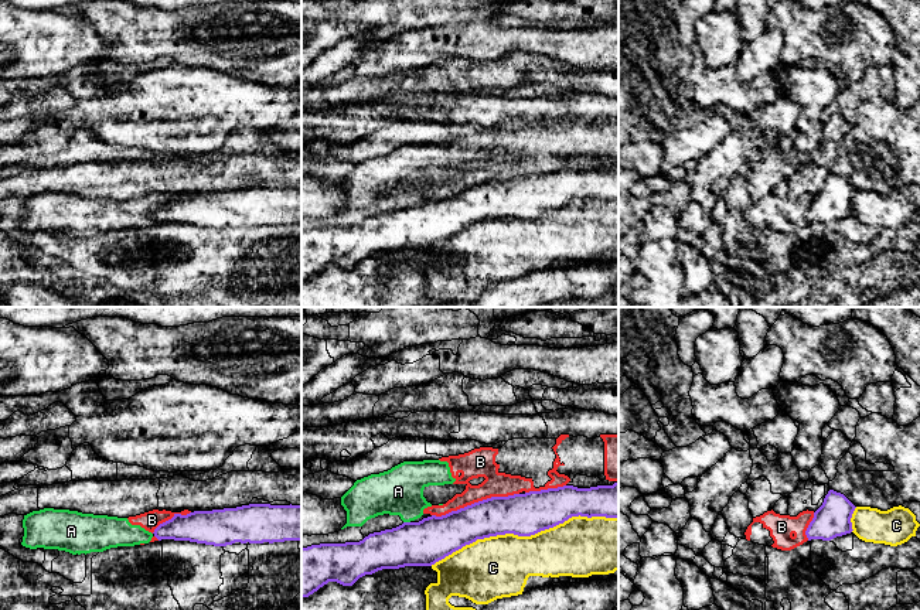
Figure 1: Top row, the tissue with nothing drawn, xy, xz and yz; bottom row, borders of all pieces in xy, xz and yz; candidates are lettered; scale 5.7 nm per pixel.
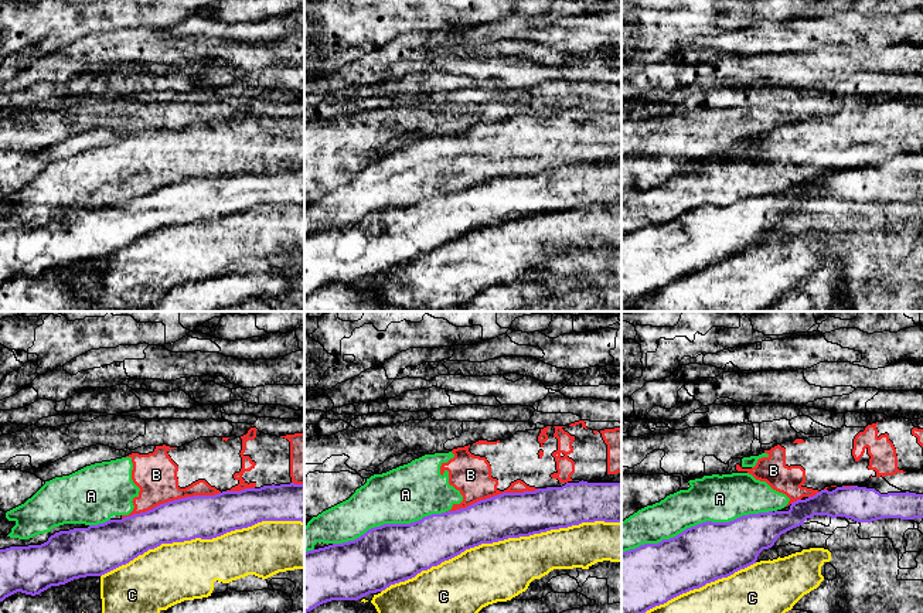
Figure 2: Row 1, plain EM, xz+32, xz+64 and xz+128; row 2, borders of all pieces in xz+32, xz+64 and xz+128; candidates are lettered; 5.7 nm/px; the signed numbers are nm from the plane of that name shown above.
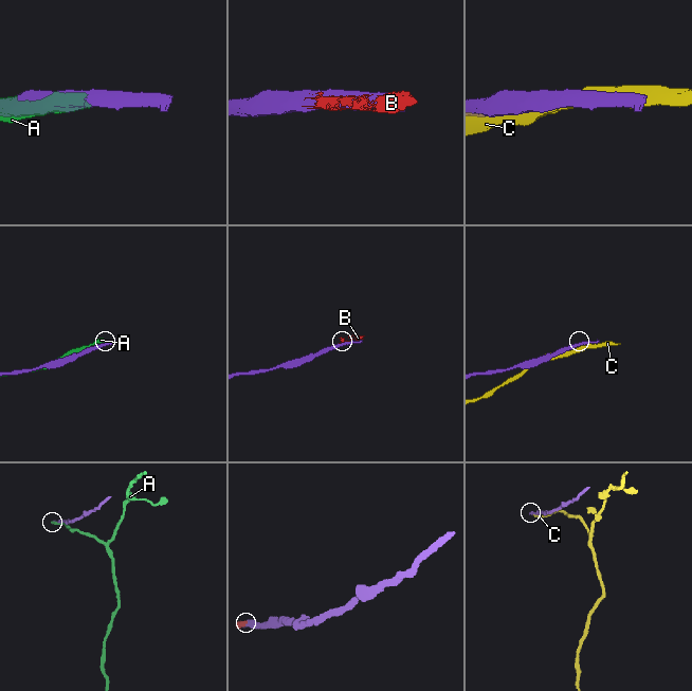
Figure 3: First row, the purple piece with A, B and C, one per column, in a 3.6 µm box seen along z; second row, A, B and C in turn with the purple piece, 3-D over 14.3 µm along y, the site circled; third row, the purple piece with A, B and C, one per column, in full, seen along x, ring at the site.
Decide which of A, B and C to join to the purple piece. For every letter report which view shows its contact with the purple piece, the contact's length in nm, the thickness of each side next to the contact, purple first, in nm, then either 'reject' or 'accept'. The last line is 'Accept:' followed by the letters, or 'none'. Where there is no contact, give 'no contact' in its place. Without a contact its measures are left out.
A: xz | 40 nm | 260/280 nm | reject
B: xz | 500 nm | 220/160 nm | reject
C: xz | 1100 nm | 240/360 nm | reject
Accept: none

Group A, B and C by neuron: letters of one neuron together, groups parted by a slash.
A B / C

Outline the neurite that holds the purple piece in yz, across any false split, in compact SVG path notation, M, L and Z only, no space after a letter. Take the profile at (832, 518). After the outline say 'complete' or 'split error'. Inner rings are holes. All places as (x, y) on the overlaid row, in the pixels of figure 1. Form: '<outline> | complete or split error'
M829 490L805 531L808 541L831 541L851 534L853 531L851 518L855 508L844 494Z | complete

